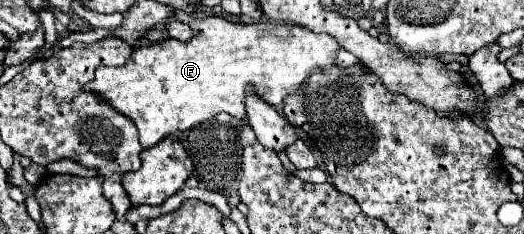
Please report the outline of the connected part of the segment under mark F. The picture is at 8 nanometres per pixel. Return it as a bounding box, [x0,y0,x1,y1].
[88,16,340,148]

